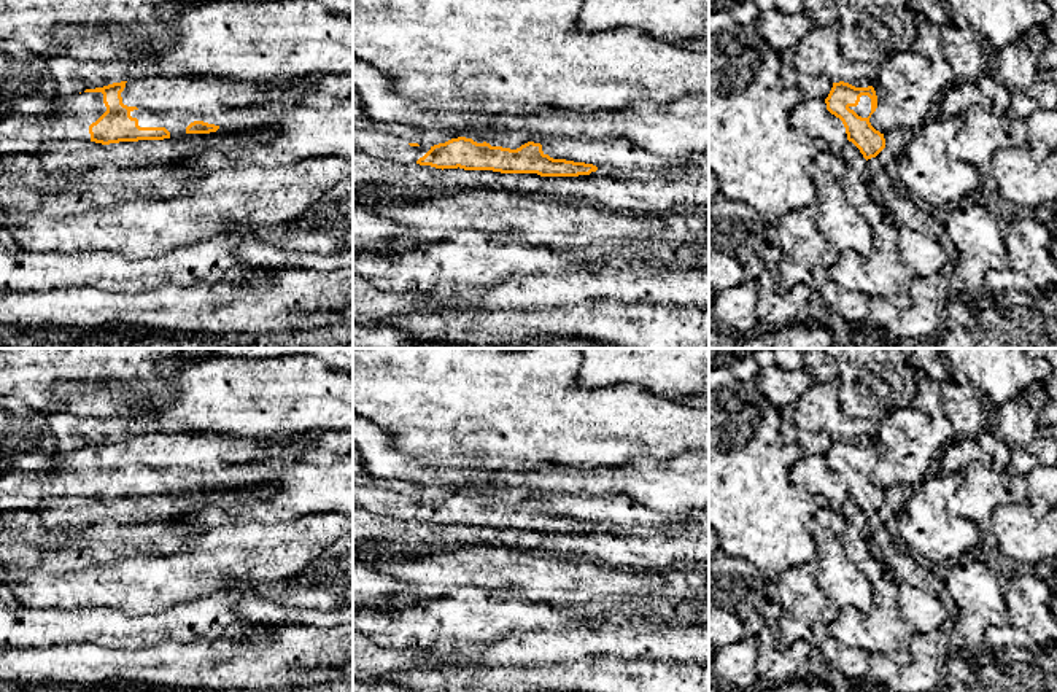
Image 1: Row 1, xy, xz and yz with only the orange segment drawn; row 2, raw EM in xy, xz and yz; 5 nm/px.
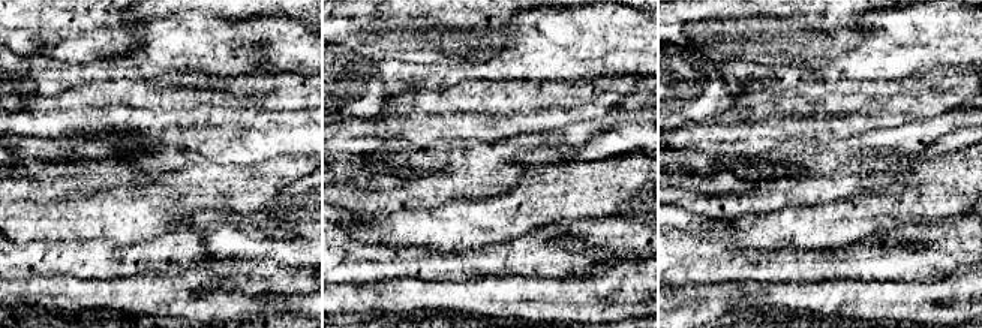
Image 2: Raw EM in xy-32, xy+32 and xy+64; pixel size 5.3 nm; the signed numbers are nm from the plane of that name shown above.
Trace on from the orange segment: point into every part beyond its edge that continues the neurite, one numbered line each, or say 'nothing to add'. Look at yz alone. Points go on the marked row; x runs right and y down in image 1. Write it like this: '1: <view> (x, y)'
1: yz (863, 108)

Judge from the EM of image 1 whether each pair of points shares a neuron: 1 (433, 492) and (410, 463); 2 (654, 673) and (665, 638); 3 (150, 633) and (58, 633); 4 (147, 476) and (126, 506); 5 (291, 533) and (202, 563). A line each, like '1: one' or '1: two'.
1: two
2: two
3: one
4: two
5: one

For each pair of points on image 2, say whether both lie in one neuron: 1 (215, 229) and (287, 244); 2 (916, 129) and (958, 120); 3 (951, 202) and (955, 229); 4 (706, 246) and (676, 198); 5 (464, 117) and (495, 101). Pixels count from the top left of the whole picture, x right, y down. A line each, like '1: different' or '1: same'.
1: same
2: same
3: different
4: different
5: same

